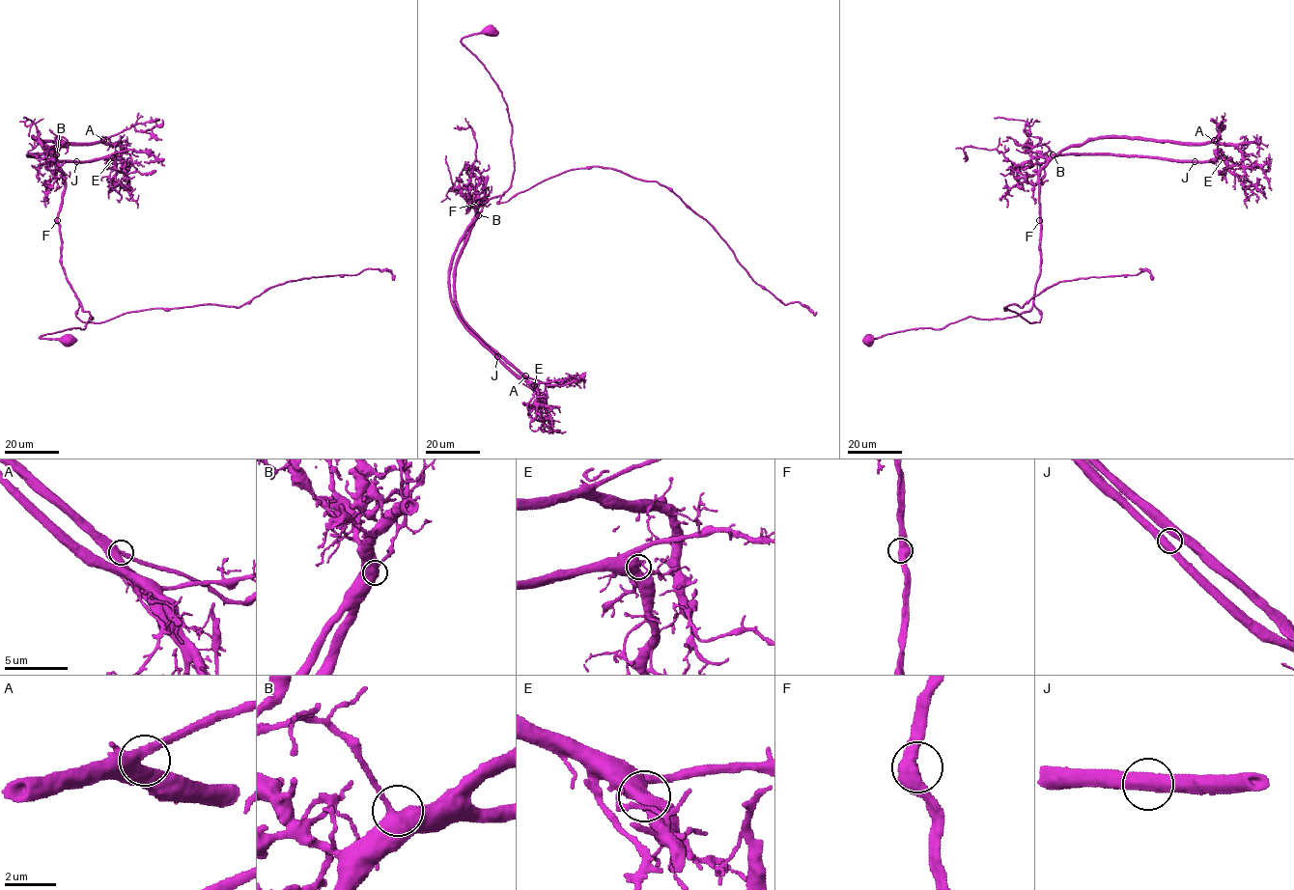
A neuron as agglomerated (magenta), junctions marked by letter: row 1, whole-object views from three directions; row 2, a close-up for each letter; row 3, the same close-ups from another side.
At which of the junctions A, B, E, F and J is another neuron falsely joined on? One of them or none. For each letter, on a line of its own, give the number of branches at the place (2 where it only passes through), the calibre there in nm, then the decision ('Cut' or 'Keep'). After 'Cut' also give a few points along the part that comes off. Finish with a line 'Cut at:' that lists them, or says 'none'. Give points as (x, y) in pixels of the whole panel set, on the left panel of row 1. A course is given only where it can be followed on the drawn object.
A: Branches: 2. Thickness 550 nm. Keep
B: Branches: 2. Thickness 550 nm. Keep
E: Branches: 2. Thickness 550 nm. Keep
F: Branches: 2. Thickness 600 nm. Keep
J: Branches: 2. Thickness 500 nm. Keep
Cut at: none

